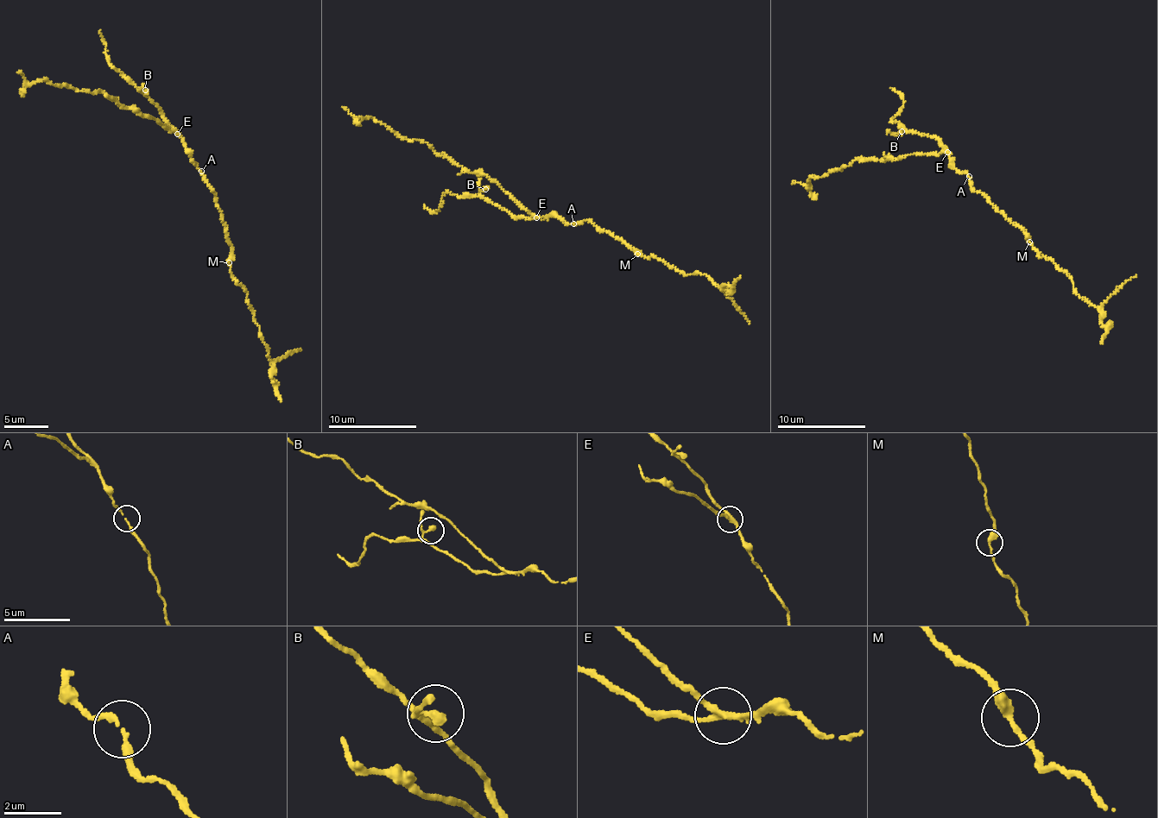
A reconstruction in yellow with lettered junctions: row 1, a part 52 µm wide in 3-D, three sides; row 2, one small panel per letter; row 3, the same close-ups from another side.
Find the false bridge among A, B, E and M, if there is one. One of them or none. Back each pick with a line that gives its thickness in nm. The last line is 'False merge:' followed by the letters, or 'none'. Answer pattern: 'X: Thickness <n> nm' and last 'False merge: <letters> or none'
E: Thickness 200 nm
False merge: E

